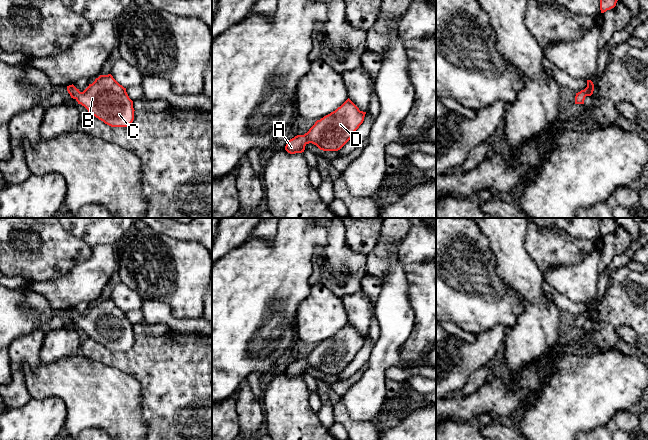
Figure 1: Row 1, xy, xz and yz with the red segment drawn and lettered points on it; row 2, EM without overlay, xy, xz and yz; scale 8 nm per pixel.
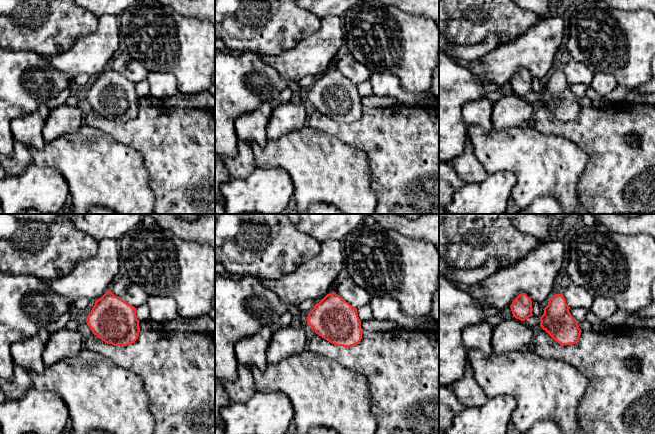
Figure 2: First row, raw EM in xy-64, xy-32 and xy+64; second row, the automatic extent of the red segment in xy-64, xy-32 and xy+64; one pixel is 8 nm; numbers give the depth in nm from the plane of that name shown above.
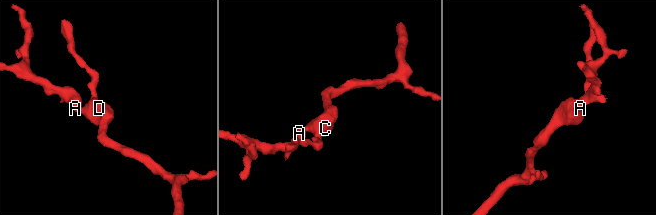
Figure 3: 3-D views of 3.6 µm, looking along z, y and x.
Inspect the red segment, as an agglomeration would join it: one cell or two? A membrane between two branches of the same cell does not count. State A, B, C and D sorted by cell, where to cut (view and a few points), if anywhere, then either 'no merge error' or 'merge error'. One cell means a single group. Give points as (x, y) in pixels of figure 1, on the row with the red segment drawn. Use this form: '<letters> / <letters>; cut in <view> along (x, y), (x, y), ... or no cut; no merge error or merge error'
A B C D; no cut; no merge error

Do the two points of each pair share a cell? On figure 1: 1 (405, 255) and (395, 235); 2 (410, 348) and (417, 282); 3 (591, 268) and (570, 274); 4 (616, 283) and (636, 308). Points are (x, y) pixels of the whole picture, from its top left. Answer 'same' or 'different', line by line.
1: different
2: same
3: same
4: same

